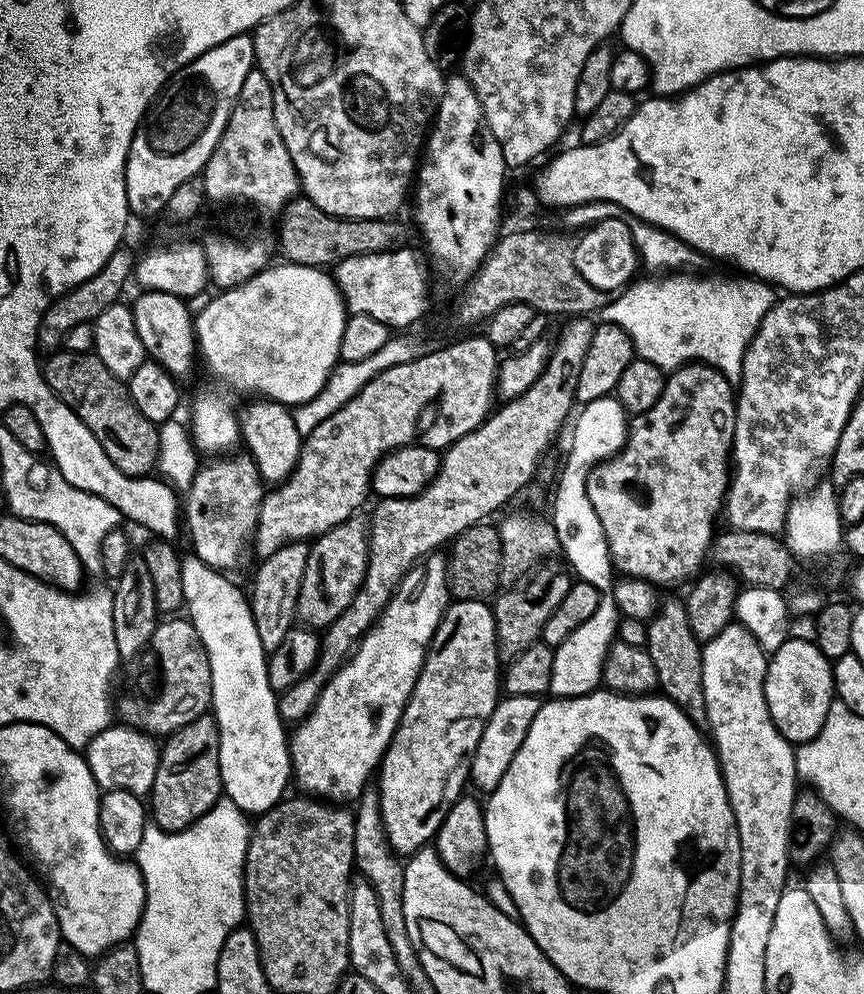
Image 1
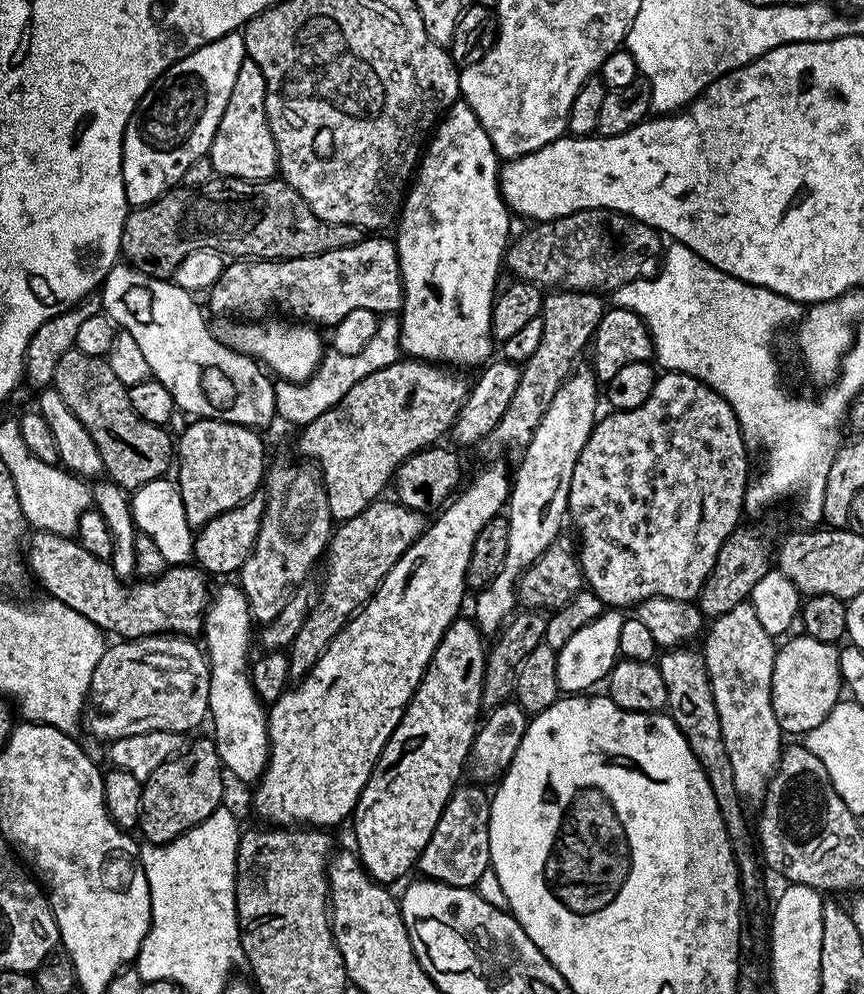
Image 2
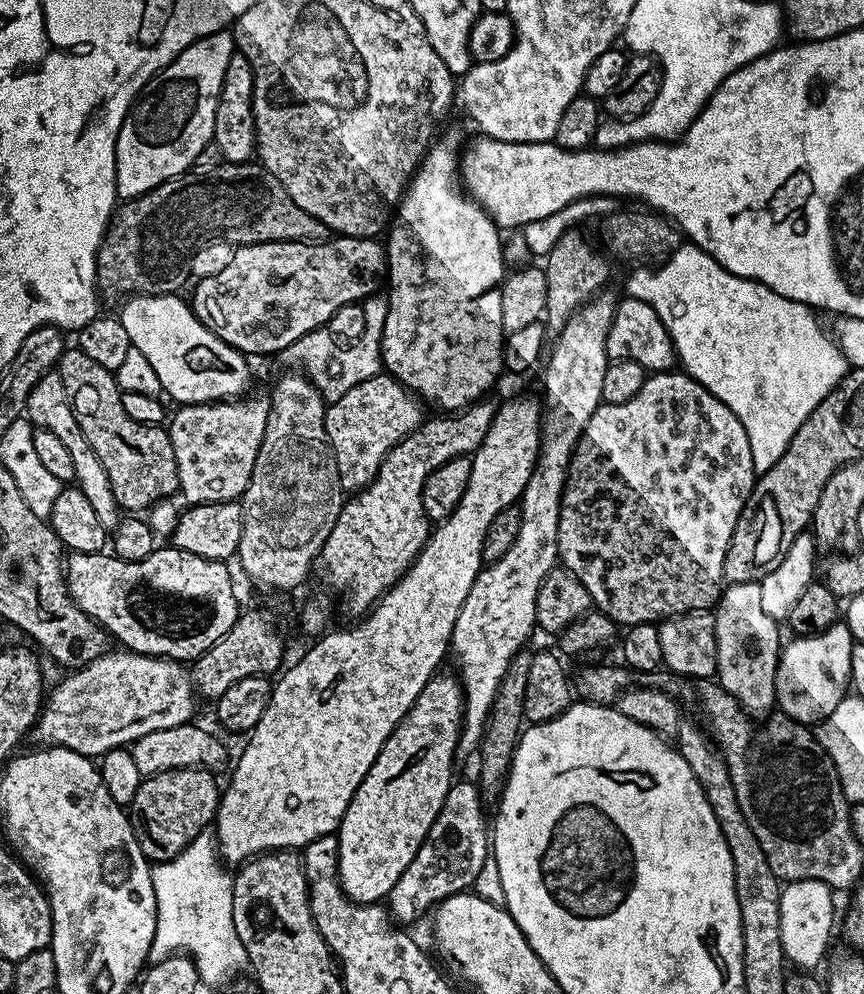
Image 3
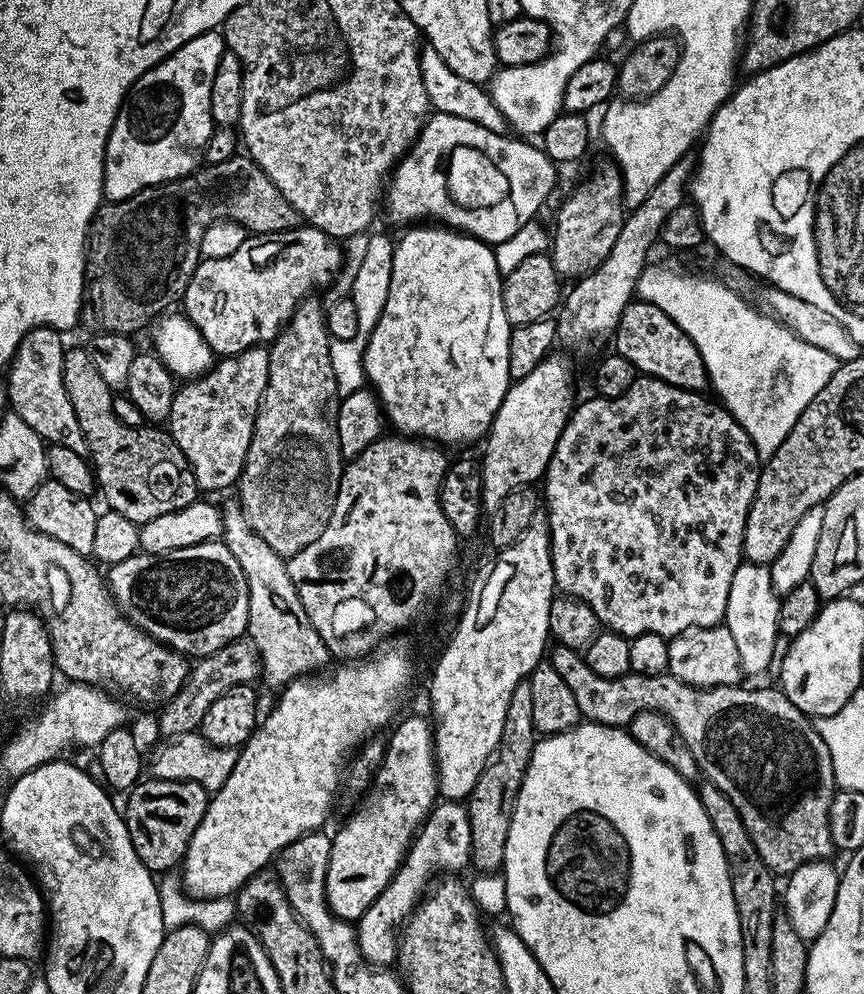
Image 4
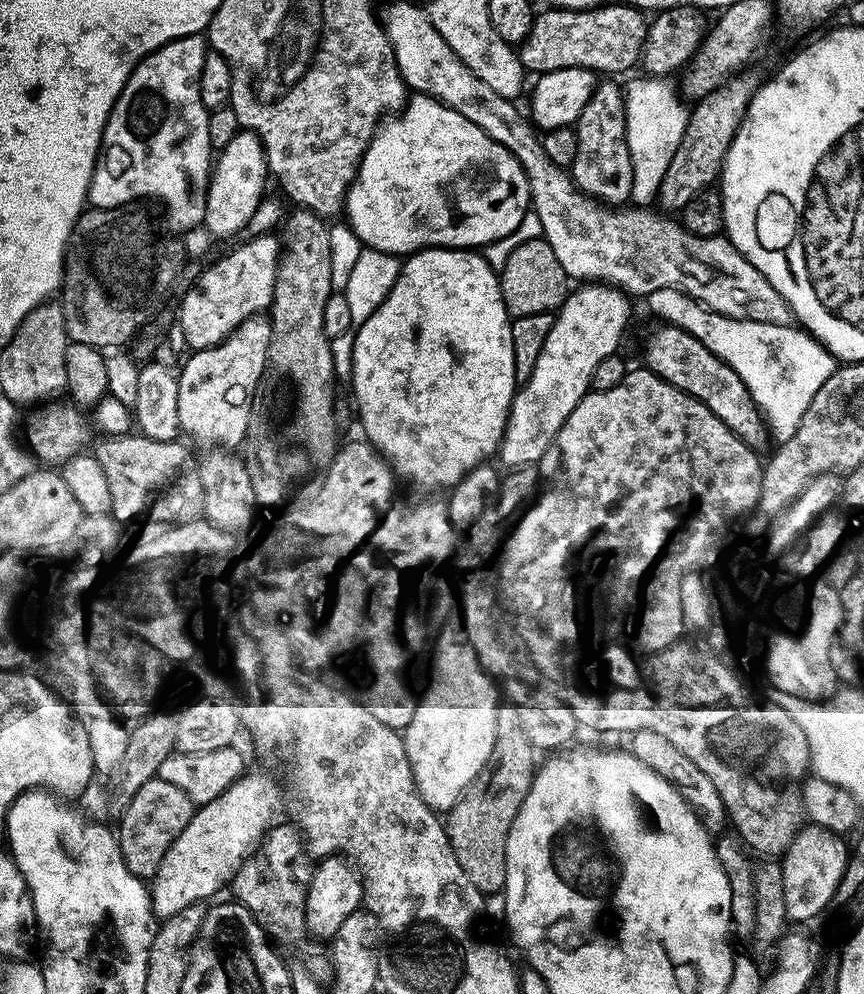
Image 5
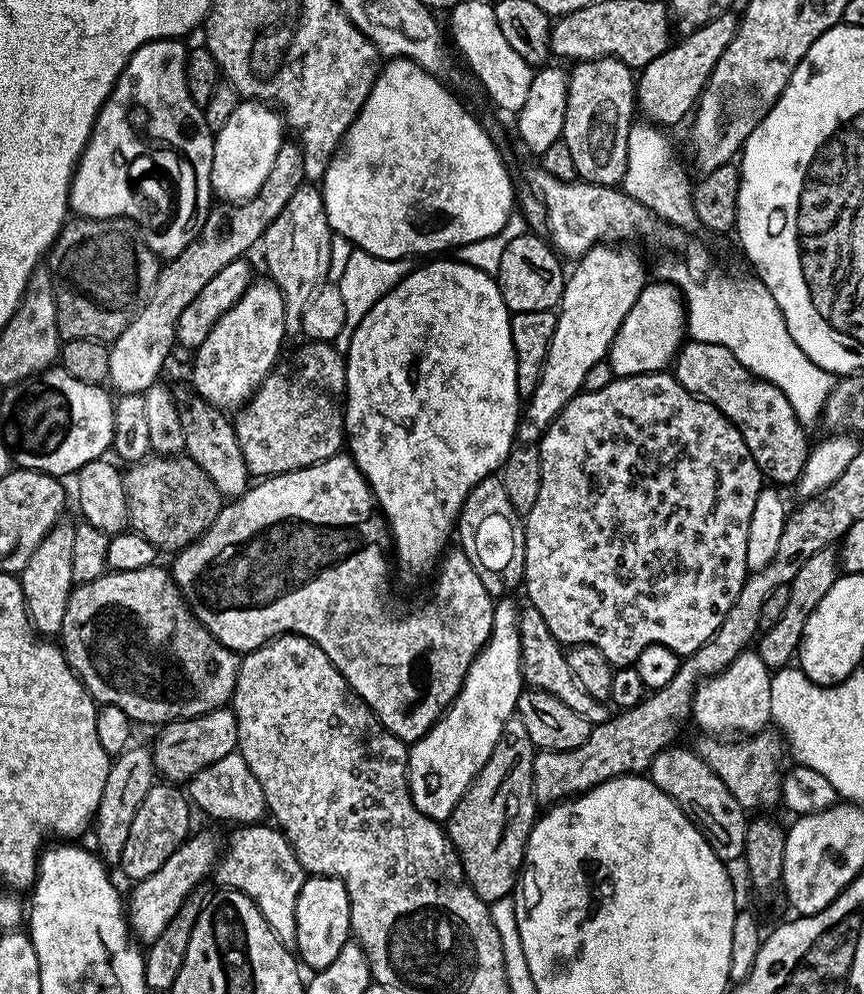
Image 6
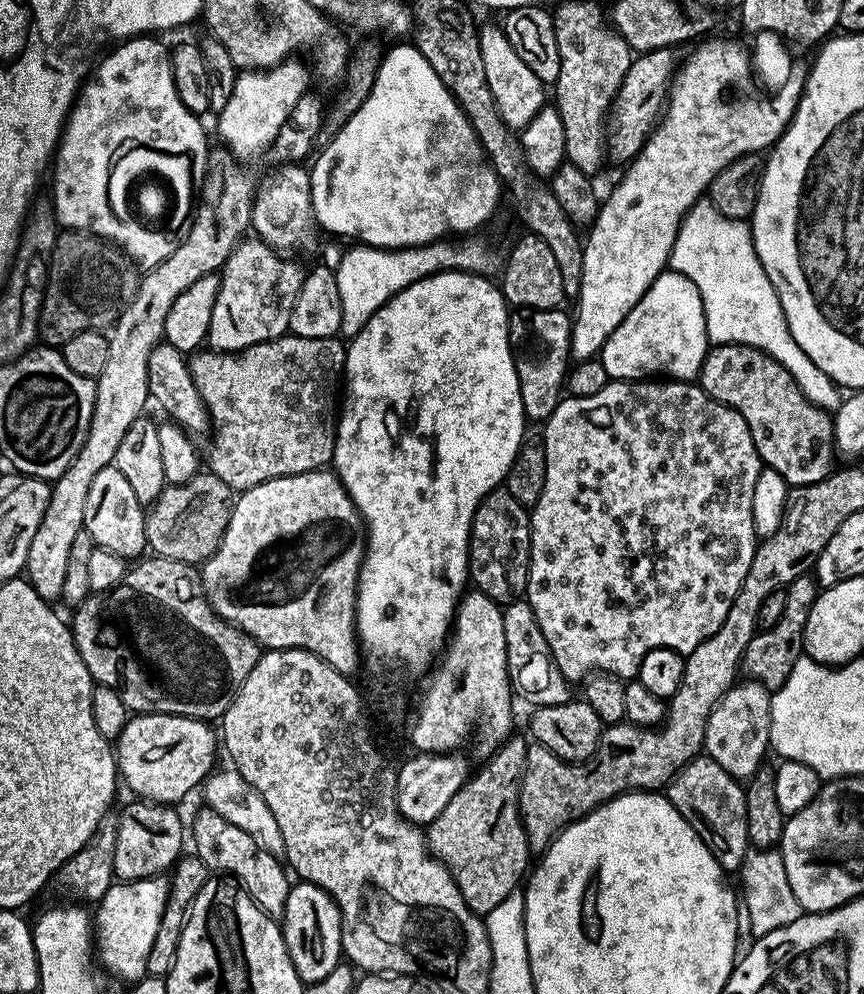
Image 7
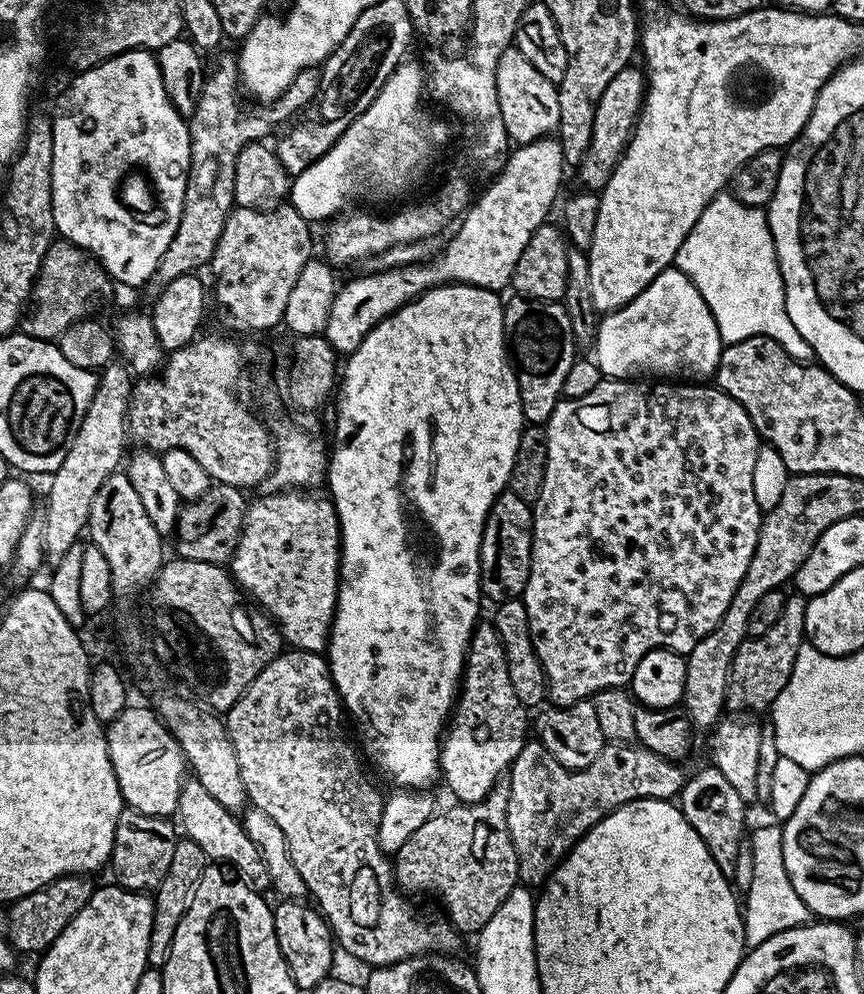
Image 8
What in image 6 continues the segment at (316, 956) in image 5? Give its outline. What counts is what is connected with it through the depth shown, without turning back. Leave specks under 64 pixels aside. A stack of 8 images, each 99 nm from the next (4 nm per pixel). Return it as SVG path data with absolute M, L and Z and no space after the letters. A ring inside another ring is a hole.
M257 822L237 827L235 830L237 832L228 840L228 849L225 852L223 849L222 855L215 865L214 880L216 876L217 882L220 883L217 885L249 896L254 902L254 906L258 906L262 918L266 918L266 922L273 934L278 938L278 942L289 946L295 945L296 919L294 918L294 912L298 906L298 894L302 890L306 879L304 867L298 862L290 842L284 837L283 832L271 823Z

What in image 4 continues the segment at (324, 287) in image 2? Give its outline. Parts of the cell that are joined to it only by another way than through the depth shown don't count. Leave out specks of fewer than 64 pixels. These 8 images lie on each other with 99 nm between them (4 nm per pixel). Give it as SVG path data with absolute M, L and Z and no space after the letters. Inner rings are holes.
M311 226L285 232L245 235L242 246L226 258L201 259L182 297L183 315L220 358L276 339L312 287L328 284L340 272L344 256L333 237Z

